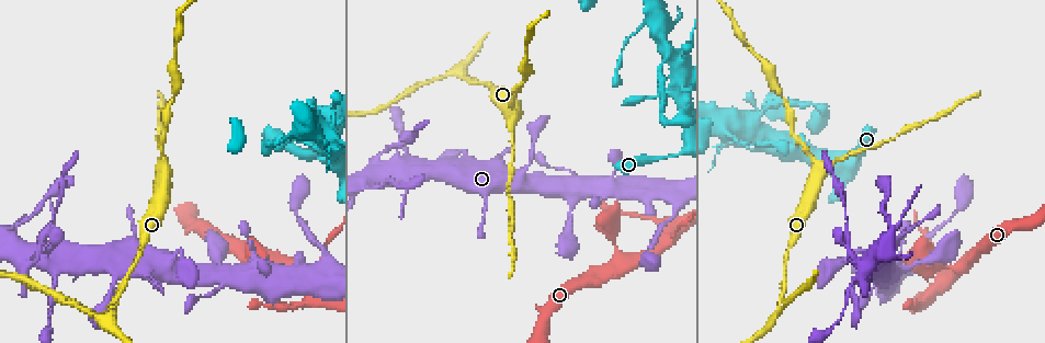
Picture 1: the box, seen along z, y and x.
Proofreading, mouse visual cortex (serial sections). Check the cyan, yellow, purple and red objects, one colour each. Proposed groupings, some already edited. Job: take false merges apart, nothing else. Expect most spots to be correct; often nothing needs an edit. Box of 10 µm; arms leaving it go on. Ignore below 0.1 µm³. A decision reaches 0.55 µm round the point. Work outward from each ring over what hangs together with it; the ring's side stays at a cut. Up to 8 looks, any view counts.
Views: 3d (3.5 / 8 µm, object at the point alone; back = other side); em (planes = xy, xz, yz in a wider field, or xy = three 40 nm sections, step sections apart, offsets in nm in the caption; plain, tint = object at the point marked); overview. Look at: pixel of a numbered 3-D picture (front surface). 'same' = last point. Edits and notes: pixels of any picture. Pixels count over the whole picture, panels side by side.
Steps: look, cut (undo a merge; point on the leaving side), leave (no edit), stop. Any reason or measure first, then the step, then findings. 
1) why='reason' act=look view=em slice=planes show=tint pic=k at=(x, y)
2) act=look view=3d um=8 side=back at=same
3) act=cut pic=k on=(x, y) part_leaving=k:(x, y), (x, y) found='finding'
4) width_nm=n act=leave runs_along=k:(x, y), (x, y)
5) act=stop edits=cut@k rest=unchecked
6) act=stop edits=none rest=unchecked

why='abrupt turn' act=look view=3d um=8 pic=1 at=(609, 232)

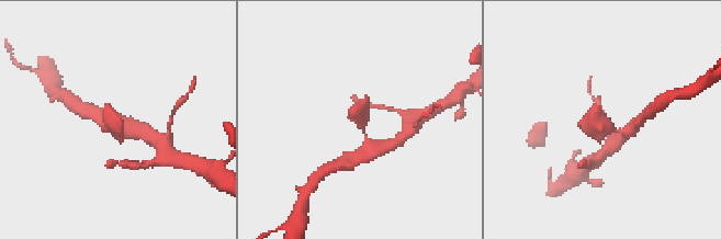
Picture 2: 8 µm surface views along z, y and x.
why='zoom in' act=look view=3d um=3.5 at=same

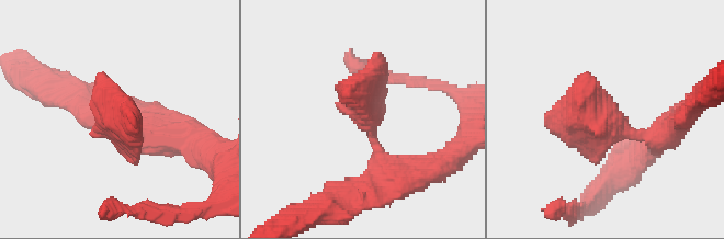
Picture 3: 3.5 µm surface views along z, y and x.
act=look view=em slice=xy step=5 show=tint pic=3 at=(366, 114)

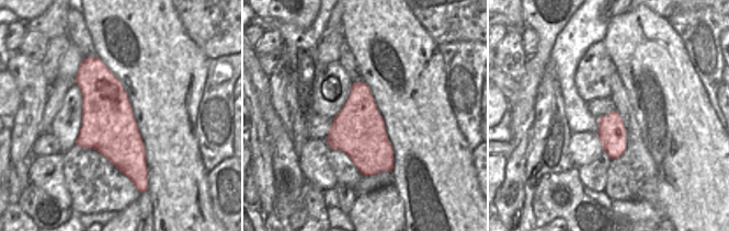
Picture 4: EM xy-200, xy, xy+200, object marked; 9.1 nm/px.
act=leave runs_along=3:(671, 132), (551, 118) found='all the same cell'

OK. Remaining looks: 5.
act=look view=3d um=3.5 pic=1 at=(405, 157)

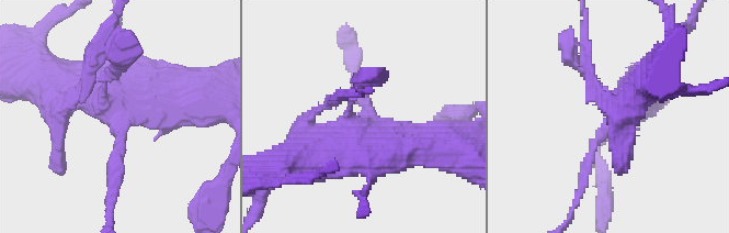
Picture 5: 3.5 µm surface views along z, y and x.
act=leave runs_along=5:(640, 80), (593, 144), (582, 185) found='all the same cell'

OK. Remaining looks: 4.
why='three-way junction' act=look view=3d um=8 pic=1 at=(110, 317)

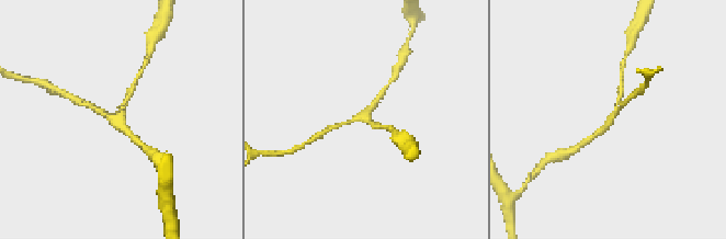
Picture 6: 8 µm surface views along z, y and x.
act=look view=3d um=3.5 at=same

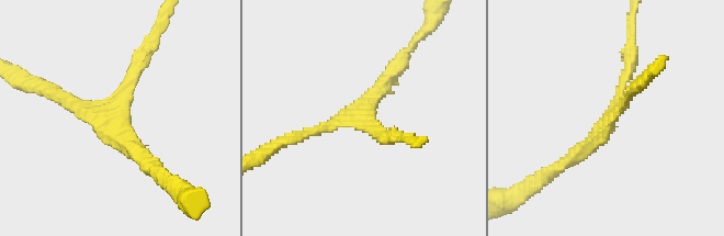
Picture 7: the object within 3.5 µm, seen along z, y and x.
act=look view=em slice=xy step=3 show=tint pic=7 at=(613, 116)

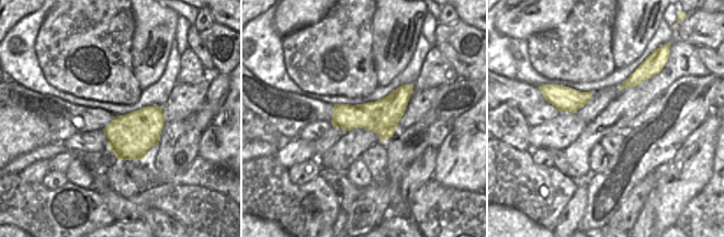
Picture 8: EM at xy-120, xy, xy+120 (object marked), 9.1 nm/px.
arm_widths_nm=150,150,200 act=leave runs_along=7:(147, 53), (116, 114), (52, 90) found='all the same cell'

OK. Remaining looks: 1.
act=stop edits=none rest=unchecked

